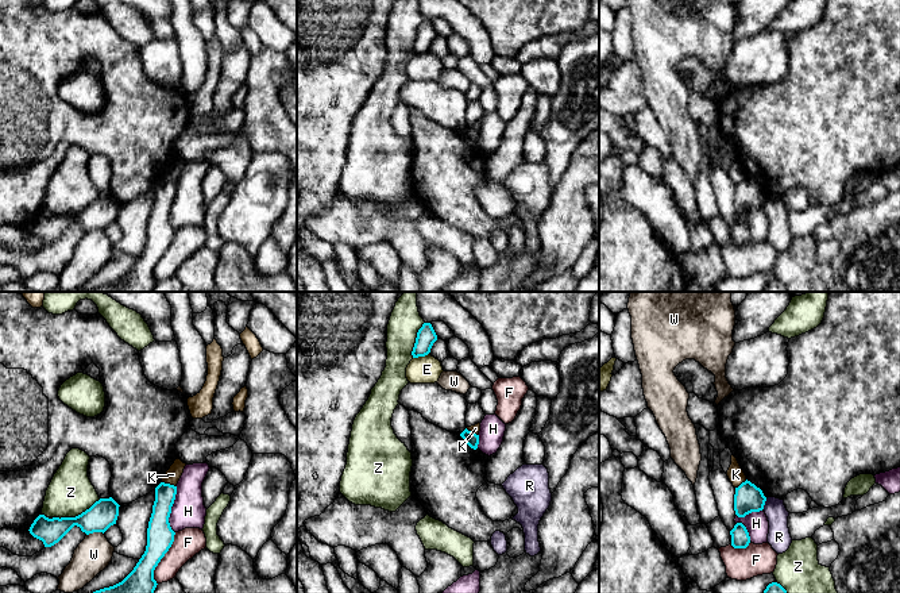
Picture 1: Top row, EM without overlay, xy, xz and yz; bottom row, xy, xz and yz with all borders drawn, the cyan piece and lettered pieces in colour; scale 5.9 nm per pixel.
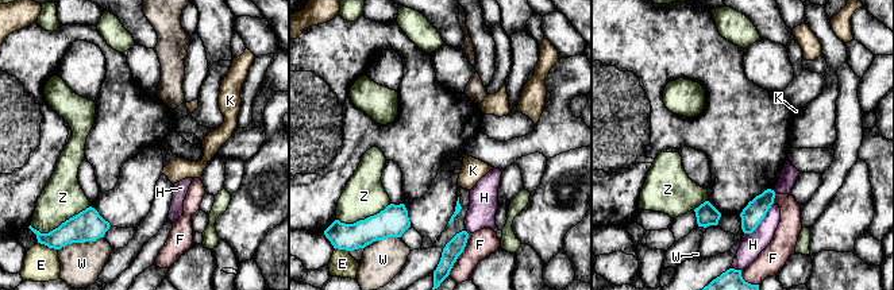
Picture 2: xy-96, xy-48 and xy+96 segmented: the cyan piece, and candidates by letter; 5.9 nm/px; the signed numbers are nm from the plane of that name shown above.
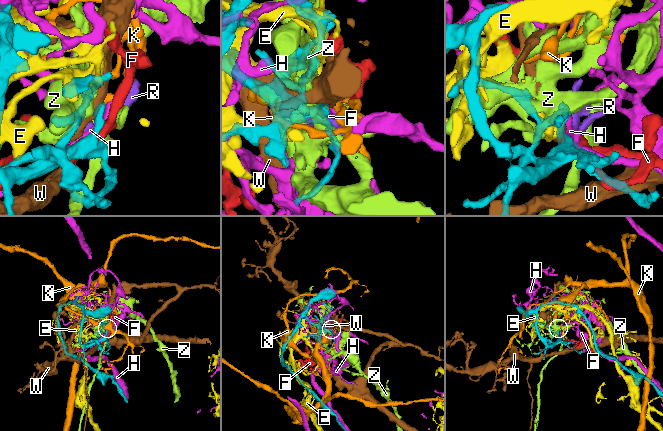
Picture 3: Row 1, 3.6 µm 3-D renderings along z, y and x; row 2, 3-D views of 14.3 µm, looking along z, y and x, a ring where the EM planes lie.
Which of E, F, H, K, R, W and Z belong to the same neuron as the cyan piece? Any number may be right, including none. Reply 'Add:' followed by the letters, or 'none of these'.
Add: none of these

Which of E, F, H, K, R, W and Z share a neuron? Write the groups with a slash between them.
E / F / H / K / R / W / Z

